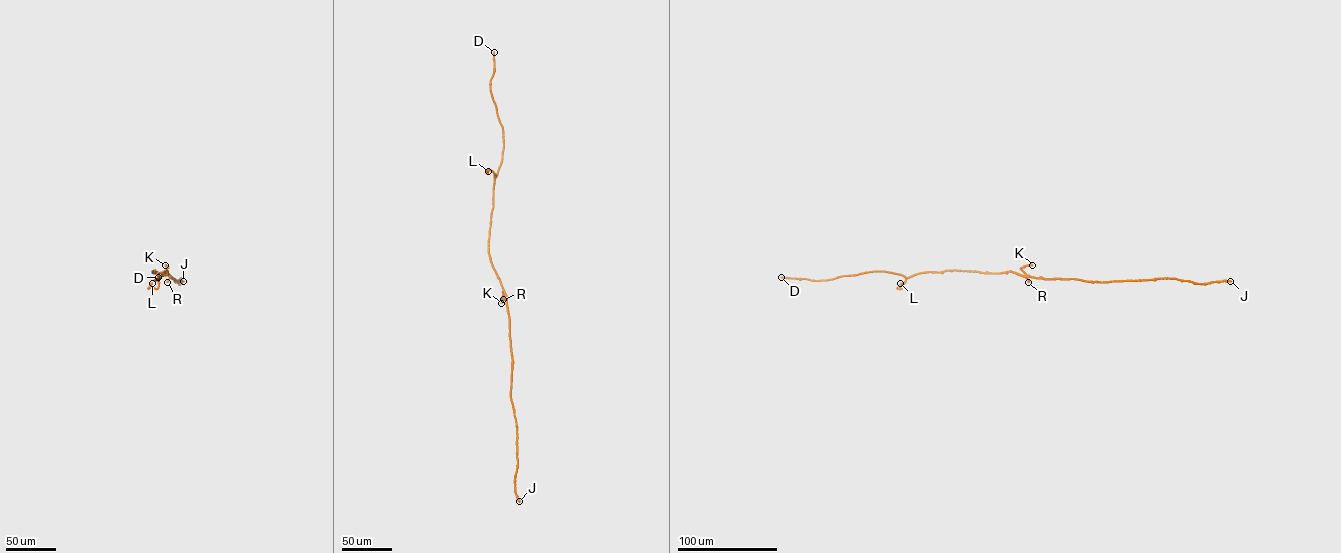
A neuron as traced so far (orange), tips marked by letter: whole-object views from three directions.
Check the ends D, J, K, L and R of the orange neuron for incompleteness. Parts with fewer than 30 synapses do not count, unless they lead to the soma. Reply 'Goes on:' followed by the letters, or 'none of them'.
Goes on: D

